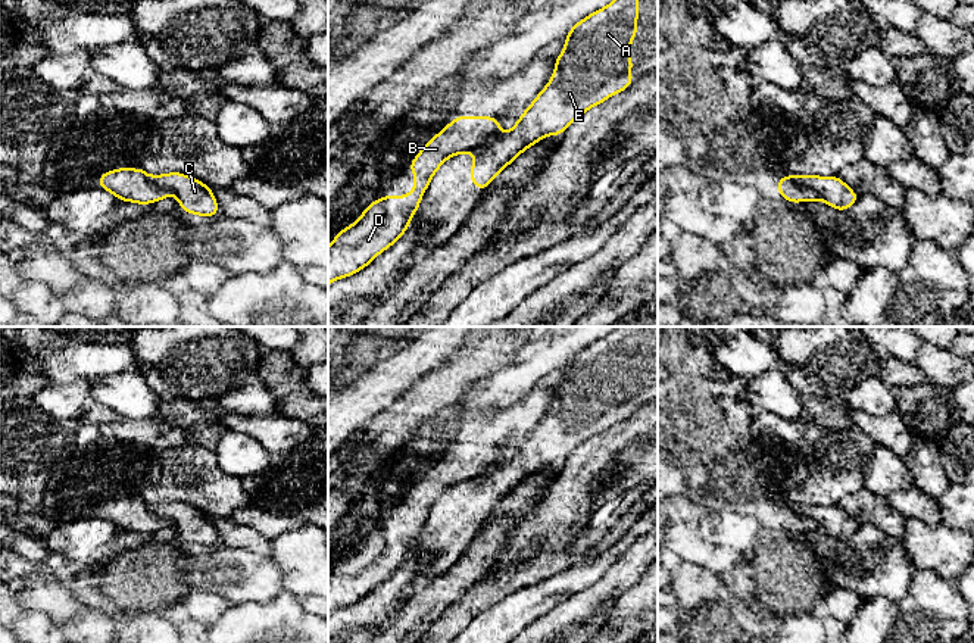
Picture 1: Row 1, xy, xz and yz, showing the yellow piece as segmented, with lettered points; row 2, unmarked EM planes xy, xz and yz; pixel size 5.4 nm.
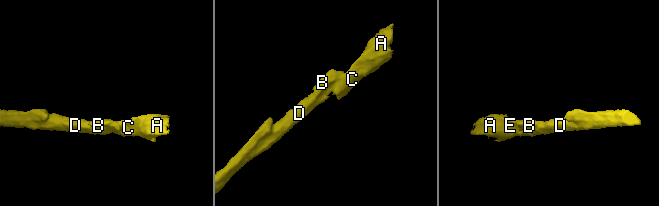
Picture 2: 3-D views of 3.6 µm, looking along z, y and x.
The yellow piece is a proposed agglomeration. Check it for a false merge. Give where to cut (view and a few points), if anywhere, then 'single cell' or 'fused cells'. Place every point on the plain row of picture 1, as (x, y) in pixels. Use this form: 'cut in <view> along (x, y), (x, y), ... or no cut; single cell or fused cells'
cut in yz along (792, 506), (818, 526); fused cells

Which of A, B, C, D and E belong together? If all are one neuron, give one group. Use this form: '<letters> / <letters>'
A C E / B D

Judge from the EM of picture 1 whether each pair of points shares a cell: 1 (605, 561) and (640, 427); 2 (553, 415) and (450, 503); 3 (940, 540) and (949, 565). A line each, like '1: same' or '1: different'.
1: different
2: same
3: same

